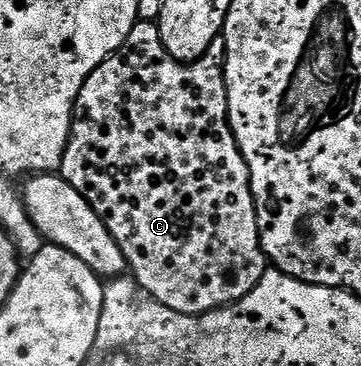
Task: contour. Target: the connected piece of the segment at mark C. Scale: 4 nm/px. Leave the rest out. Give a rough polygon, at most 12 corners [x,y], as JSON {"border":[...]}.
{"border":[[153,20],[74,103],[60,175],[176,314],[268,271],[226,47]]}

